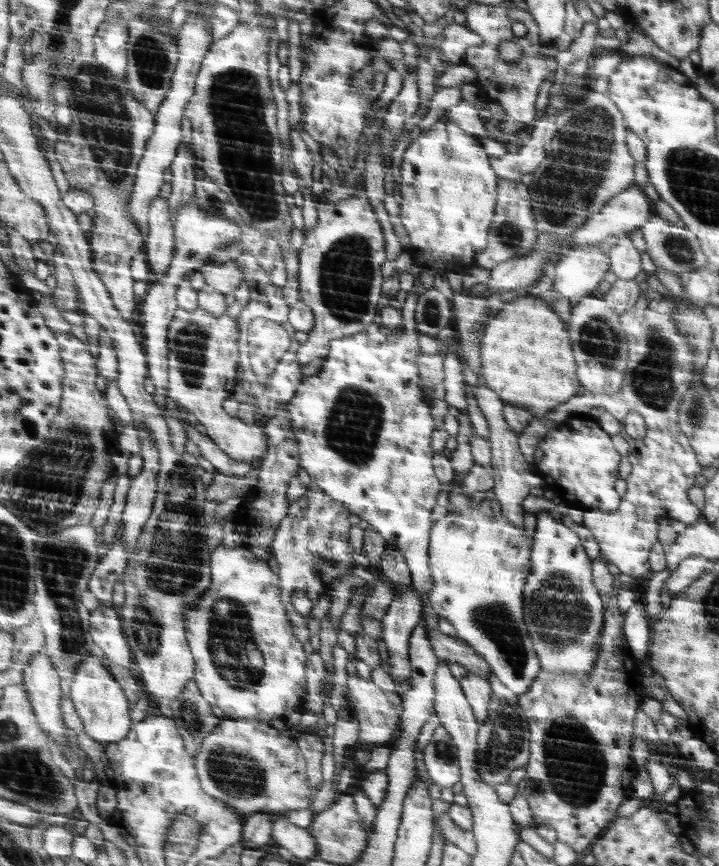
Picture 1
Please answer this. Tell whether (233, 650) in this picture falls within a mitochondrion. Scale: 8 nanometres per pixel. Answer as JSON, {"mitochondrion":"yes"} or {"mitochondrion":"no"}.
{"mitochondrion":"yes"}

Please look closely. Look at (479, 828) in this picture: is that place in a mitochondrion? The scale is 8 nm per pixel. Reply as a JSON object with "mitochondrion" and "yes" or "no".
{"mitochondrion":"no"}

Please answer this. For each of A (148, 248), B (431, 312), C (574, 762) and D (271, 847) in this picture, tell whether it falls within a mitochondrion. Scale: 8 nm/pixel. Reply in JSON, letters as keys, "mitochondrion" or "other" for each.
{"A":"other","B":"mitochondrion","C":"mitochondrion","D":"other"}

